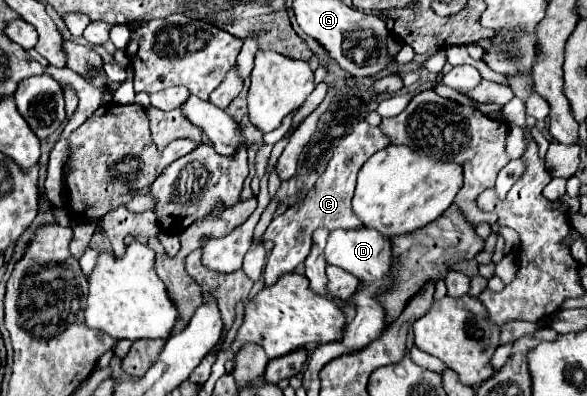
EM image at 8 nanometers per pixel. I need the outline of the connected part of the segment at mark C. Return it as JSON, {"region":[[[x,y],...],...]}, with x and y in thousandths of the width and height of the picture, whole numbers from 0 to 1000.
{"region":[[[612,308],[601,323],[601,333],[581,354],[567,399],[559,409],[557,429],[547,439],[537,475],[520,495],[520,505],[489,525],[475,551],[468,551],[458,566],[458,576],[451,586],[451,606],[465,606],[468,626],[462,631],[462,646],[458,646],[451,687],[448,687],[451,722],[468,717],[475,697],[499,687],[523,652],[523,641],[530,631],[533,581],[540,581],[540,576],[560,576],[560,581],[615,576],[615,556],[598,530],[605,449],[608,449],[608,434],[615,429],[615,419],[622,414],[622,404],[629,404],[639,384],[646,384],[649,374],[663,369],[663,364],[666,364],[663,343],[656,343],[646,323],[629,318],[625,308]]]}

